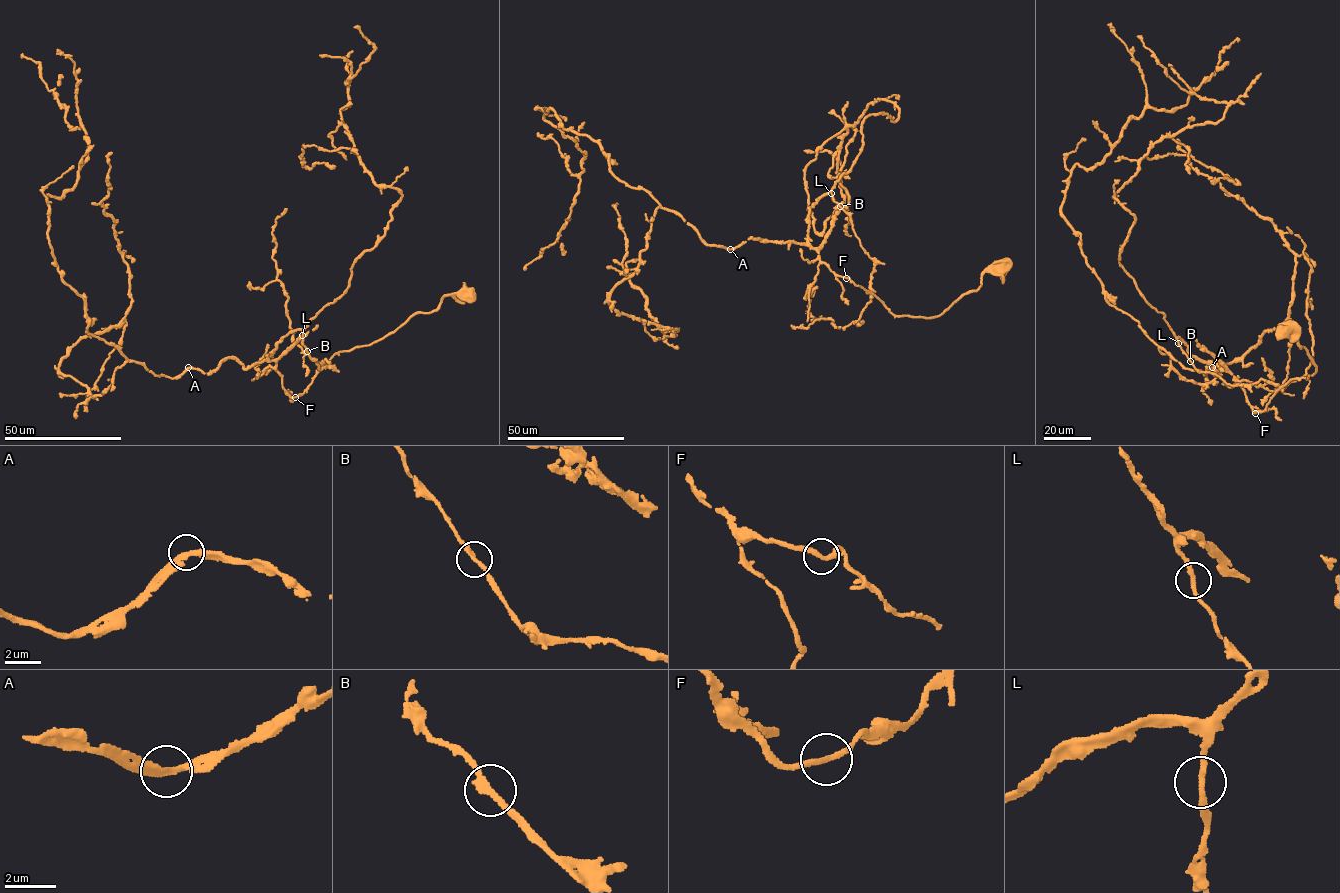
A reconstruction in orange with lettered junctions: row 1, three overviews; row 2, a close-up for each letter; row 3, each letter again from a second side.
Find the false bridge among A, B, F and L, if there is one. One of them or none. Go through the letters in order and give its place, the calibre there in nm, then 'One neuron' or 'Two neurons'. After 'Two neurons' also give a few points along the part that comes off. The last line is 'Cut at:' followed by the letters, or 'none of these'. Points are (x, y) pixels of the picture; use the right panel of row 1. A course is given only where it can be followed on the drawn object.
A: Place: (1212, 367). Thickness 240 nm. One neuron
B: Place: (1190, 361). Thickness 220 nm. One neuron
F: Place: (1255, 413). Thickness 220 nm. One neuron
L: Place: (1178, 343). Thickness 200 nm. One neuron
Cut at: none of these

